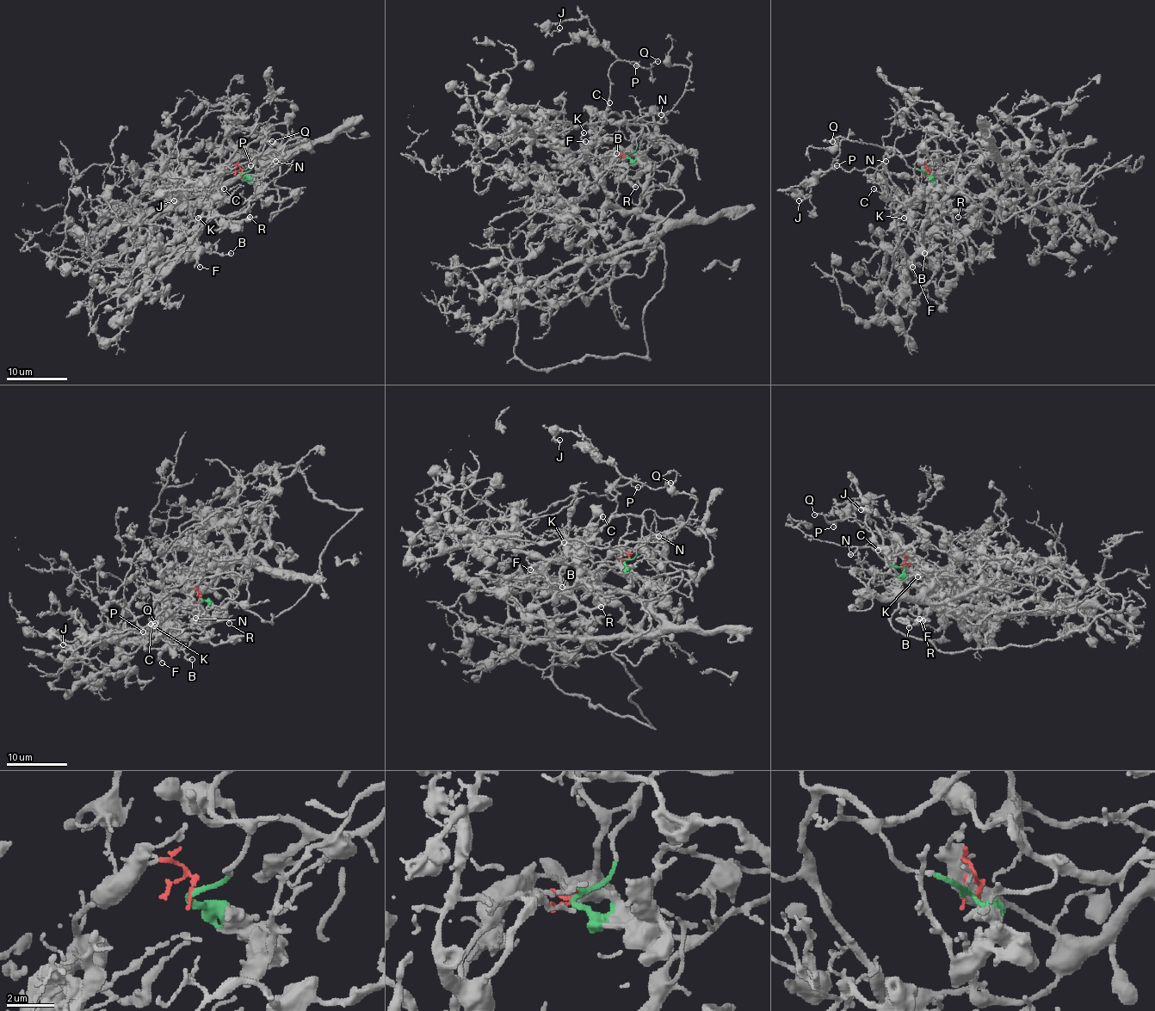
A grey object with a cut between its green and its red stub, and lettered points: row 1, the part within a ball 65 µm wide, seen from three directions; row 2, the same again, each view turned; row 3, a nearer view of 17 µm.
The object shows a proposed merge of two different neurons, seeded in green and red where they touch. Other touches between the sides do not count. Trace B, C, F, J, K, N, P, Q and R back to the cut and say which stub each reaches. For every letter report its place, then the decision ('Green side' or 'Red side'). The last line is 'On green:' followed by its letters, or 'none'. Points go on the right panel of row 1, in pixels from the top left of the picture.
B: Place: (924, 253). Red side
C: Place: (873, 188). Green side
F: Place: (912, 267). Red side
J: Place: (799, 200). Green side
K: Place: (904, 218). Red side
N: Place: (886, 161). Green side
P: Place: (836, 165). Green side
Q: Place: (832, 141). Green side
R: Place: (958, 217). Red side
On green: C, J, N, P, Q

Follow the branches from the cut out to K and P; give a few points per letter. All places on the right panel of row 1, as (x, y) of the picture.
K: (925, 173), (925, 165), (948, 185), (948, 195), (922, 220), (907, 221), (904, 218)
P: (925, 173), (911, 168), (892, 148), (878, 169), (832, 168), (836, 165)

